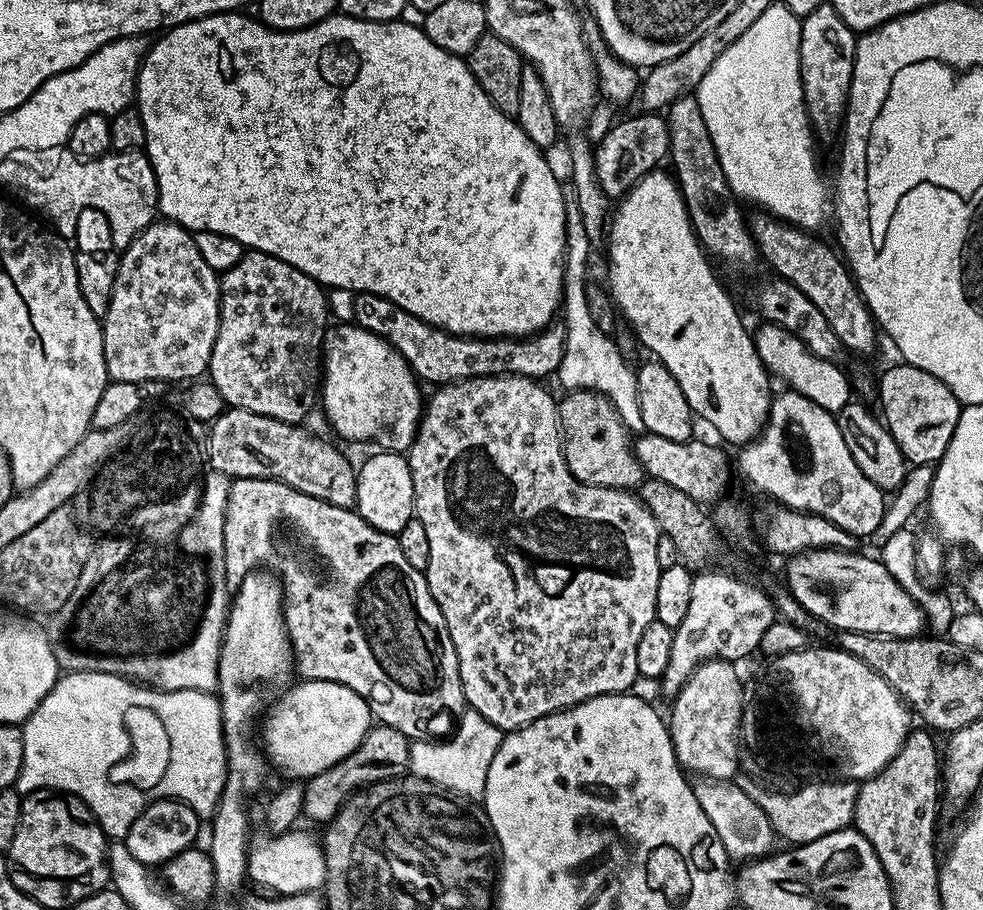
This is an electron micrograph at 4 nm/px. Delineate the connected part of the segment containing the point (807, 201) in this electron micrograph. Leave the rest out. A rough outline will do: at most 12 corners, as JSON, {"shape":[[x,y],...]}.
{"shape":[[782,2],[694,95],[733,194],[816,230],[824,180]]}

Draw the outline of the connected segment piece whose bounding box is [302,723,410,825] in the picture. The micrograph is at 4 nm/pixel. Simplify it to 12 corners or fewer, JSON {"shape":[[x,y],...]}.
{"shape":[[377,723],[303,781],[303,819],[327,825],[356,791],[409,771],[410,741]]}

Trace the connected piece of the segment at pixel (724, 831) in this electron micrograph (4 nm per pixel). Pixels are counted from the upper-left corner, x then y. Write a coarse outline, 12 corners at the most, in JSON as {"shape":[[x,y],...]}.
{"shape":[[698,780],[695,798],[729,859],[773,851],[766,812],[731,781]]}

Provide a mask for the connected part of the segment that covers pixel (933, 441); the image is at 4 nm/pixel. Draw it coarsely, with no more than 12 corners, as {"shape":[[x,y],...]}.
{"shape":[[903,362],[878,376],[882,419],[909,465],[939,462],[962,405]]}

